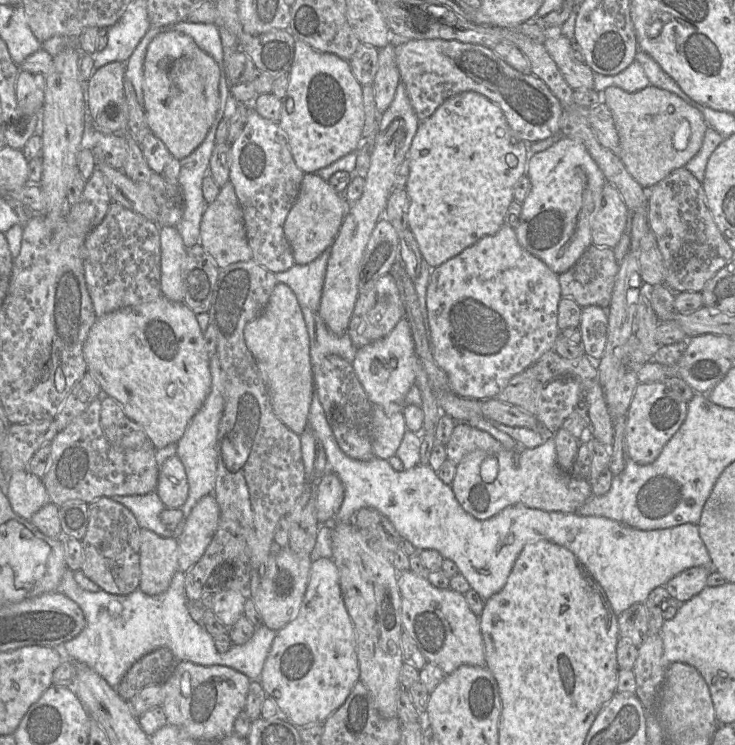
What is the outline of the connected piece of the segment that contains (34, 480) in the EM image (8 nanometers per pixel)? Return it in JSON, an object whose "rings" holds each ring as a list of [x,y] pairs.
{"rings":[[[29,470],[8,474],[5,494],[12,510],[28,520],[41,507],[51,502],[43,480]]]}

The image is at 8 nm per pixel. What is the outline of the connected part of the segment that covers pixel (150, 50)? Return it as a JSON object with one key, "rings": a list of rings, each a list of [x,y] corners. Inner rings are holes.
{"rings":[[[177,31],[162,32],[148,45],[143,65],[143,110],[150,132],[165,144],[173,158],[185,158],[205,139],[220,103],[219,80],[220,68],[217,62],[186,34]]]}

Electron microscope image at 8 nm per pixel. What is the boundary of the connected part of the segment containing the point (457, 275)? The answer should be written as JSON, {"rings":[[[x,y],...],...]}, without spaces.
{"rings":[[[505,224],[496,234],[481,238],[477,243],[466,248],[457,256],[436,268],[432,268],[426,294],[432,355],[438,367],[447,374],[449,389],[452,392],[460,397],[478,401],[495,398],[506,387],[511,378],[533,365],[547,351],[553,350],[555,341],[560,334],[557,317],[558,304],[562,295],[558,276],[543,261],[525,250],[518,242],[515,229]]]}

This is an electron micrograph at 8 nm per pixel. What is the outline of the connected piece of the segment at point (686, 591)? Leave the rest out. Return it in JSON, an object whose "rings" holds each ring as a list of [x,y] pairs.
{"rings":[[[703,566],[688,568],[670,579],[665,585],[666,590],[672,598],[686,602],[707,586],[707,578],[711,570]]]}

